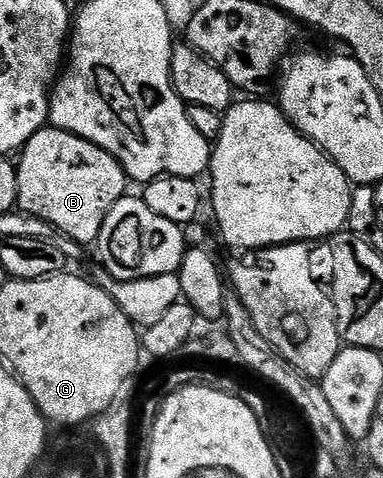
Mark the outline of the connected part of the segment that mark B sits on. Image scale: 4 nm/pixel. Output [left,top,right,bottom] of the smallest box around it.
[16,126,128,246]

